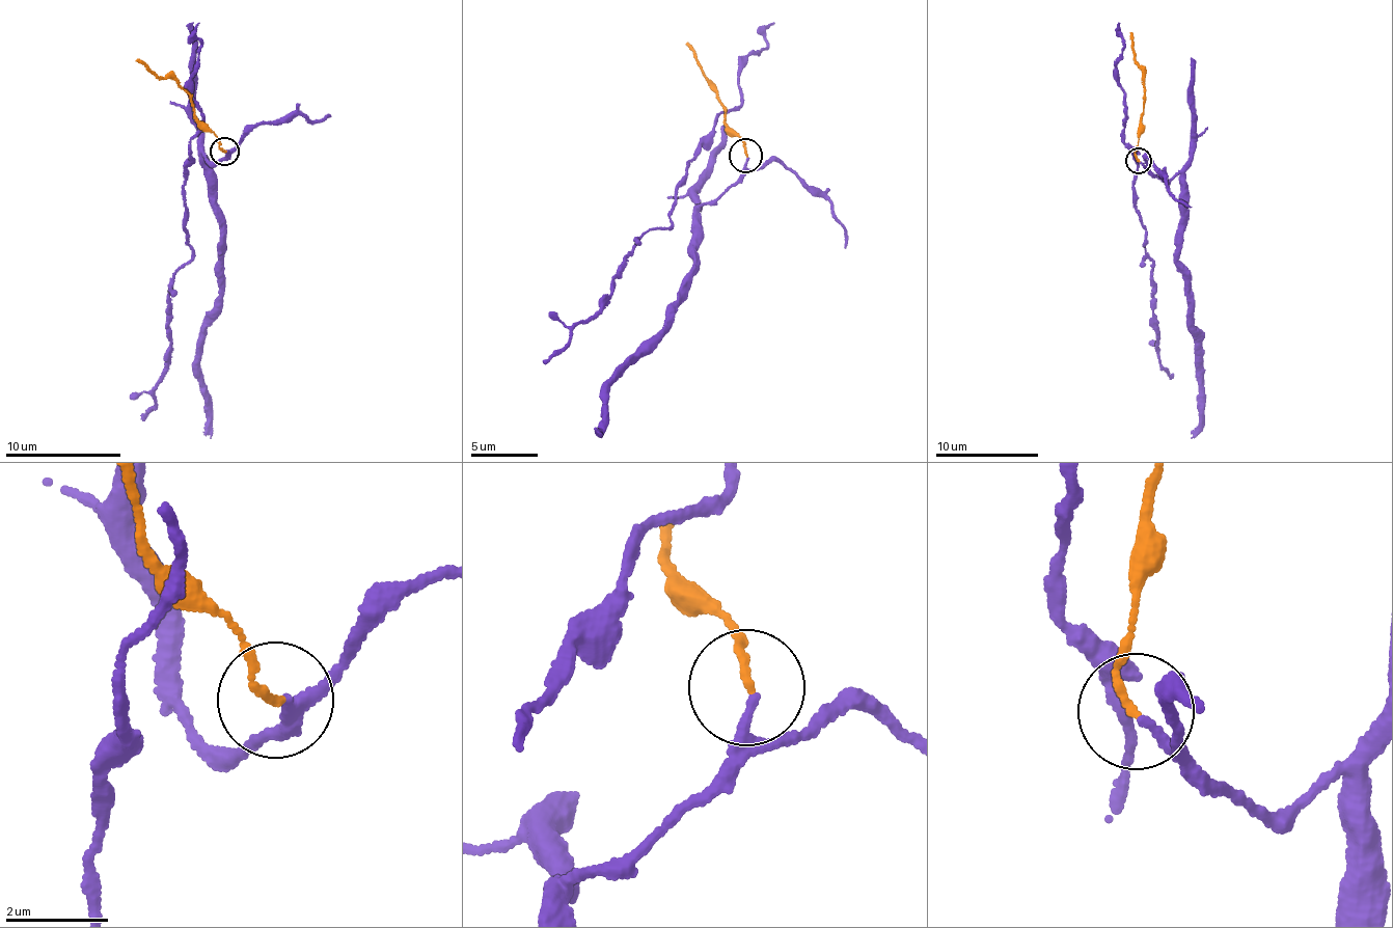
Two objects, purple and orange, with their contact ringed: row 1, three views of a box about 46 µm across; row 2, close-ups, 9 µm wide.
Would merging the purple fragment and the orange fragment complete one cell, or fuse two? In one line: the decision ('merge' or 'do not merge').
merge

